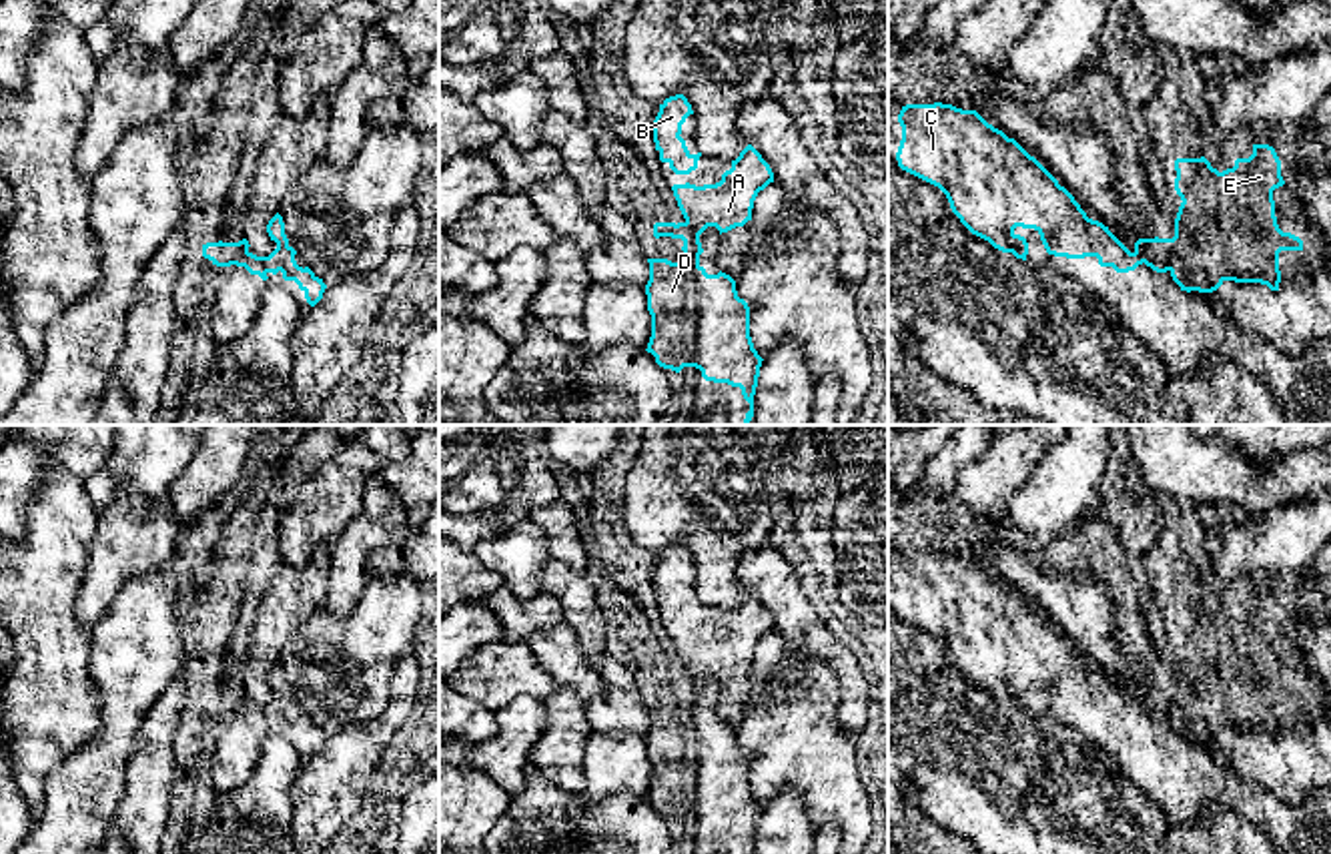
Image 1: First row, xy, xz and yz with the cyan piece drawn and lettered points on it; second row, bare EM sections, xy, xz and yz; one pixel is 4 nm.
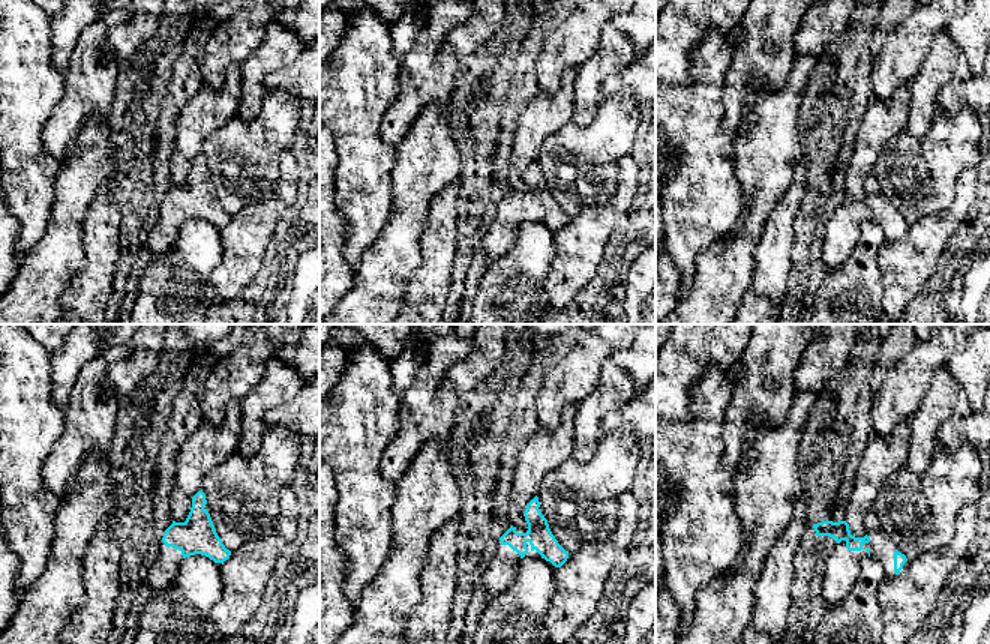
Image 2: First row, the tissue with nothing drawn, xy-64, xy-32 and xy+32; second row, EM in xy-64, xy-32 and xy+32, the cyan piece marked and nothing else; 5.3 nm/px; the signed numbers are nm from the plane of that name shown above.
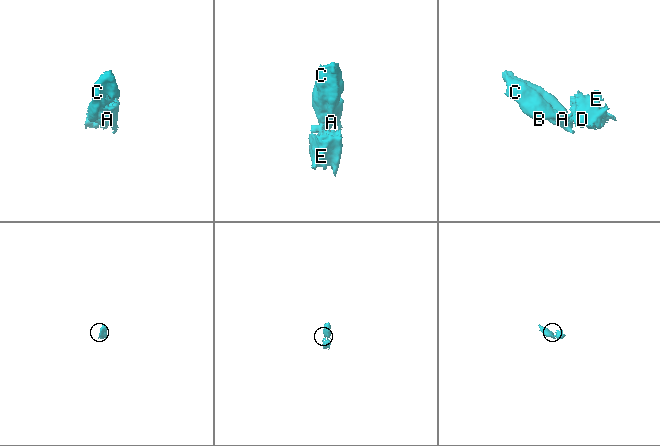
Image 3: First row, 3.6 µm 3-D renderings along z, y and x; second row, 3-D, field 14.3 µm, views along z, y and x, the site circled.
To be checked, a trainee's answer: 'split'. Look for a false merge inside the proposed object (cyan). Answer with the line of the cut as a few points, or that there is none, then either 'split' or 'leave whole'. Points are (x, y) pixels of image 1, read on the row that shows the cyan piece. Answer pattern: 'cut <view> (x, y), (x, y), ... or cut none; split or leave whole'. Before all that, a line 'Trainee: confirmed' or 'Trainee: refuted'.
Trainee: confirmed
cut xy (247, 251), (233, 263); split

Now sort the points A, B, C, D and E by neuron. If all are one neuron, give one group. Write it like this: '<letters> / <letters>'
A B C / D E

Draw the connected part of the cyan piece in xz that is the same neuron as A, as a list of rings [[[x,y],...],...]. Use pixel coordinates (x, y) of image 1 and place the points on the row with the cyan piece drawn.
[[[748,144],[732,168],[716,184],[674,184],[674,196],[686,223],[702,235],[708,227],[728,233],[752,221],[754,200],[774,182],[774,172],[762,154]]]

